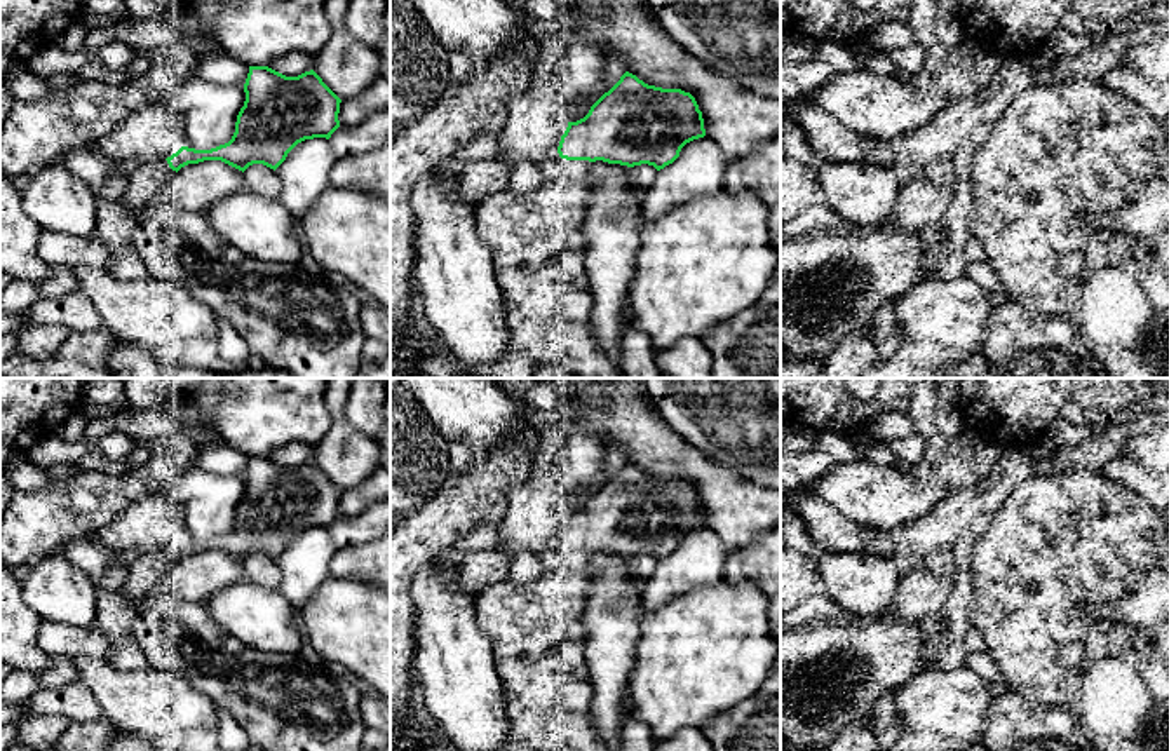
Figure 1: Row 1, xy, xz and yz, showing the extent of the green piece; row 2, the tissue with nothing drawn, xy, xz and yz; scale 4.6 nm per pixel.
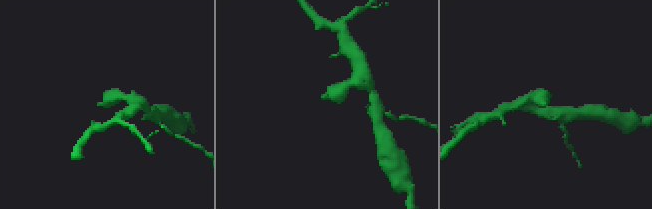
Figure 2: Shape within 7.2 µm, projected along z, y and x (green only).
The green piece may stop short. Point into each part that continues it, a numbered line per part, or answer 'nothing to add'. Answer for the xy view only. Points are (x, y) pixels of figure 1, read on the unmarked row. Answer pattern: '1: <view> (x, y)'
1: xy (147, 568)

